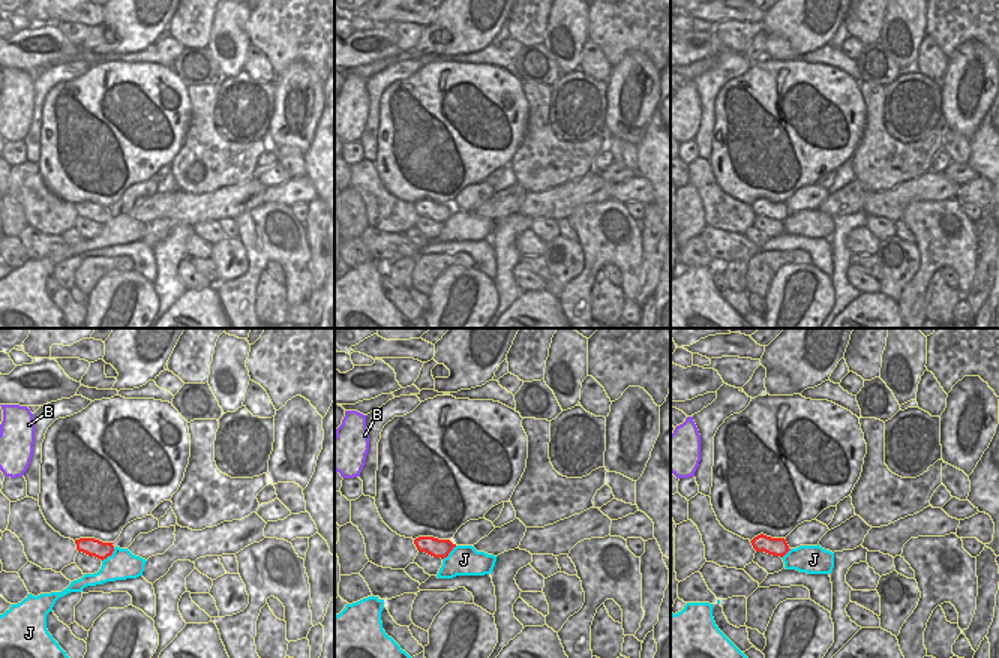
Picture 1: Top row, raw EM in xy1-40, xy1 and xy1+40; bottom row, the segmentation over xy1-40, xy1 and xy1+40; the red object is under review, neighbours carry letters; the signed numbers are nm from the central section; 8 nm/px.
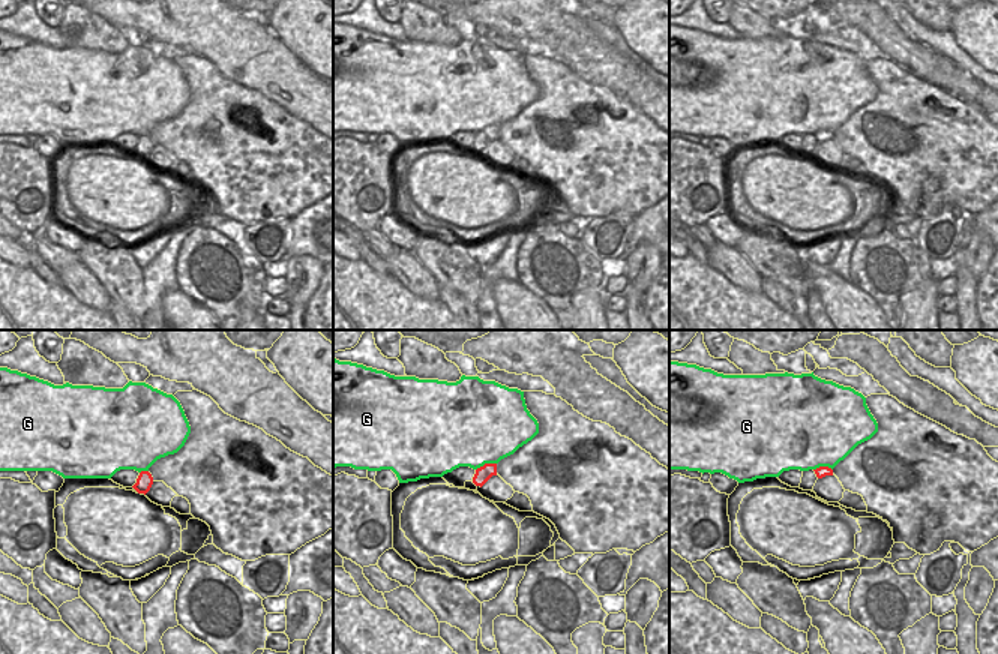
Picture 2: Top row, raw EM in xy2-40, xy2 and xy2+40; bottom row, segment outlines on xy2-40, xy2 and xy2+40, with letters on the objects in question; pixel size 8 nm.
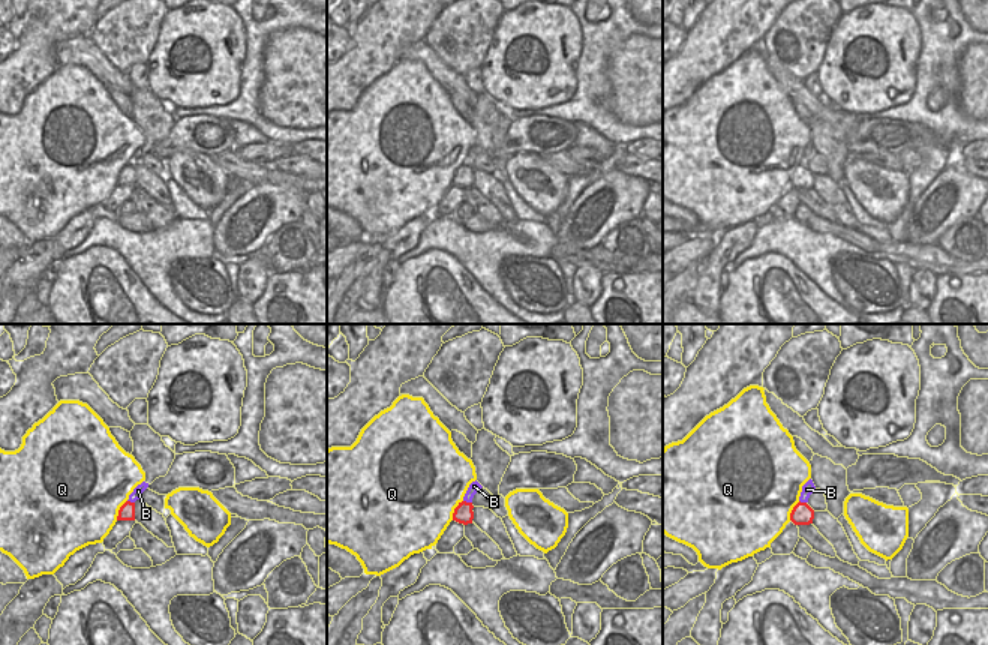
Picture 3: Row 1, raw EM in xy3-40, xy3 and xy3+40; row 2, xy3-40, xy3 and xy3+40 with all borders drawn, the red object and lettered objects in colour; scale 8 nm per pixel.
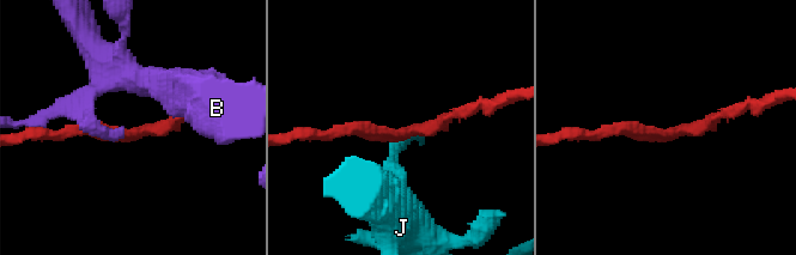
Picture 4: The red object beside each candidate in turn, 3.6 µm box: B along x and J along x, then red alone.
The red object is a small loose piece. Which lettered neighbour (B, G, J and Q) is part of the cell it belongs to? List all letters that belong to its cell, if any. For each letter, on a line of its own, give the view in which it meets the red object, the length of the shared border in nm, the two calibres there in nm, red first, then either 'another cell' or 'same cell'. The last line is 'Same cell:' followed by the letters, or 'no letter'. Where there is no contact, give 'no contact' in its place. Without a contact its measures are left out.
B: contact in xy3; length 80 nm; calibres 150 and 90 nm; another cell
G: contact in xy2; length 180 nm; calibres 120 and 500 nm; another cell
J: contact in xy1-40; length 160 nm; calibres 140 and 240 nm; another cell
Q: contact in xy3; length 190 nm; calibres 150 and 480 nm; another cell
Same cell: no letter

